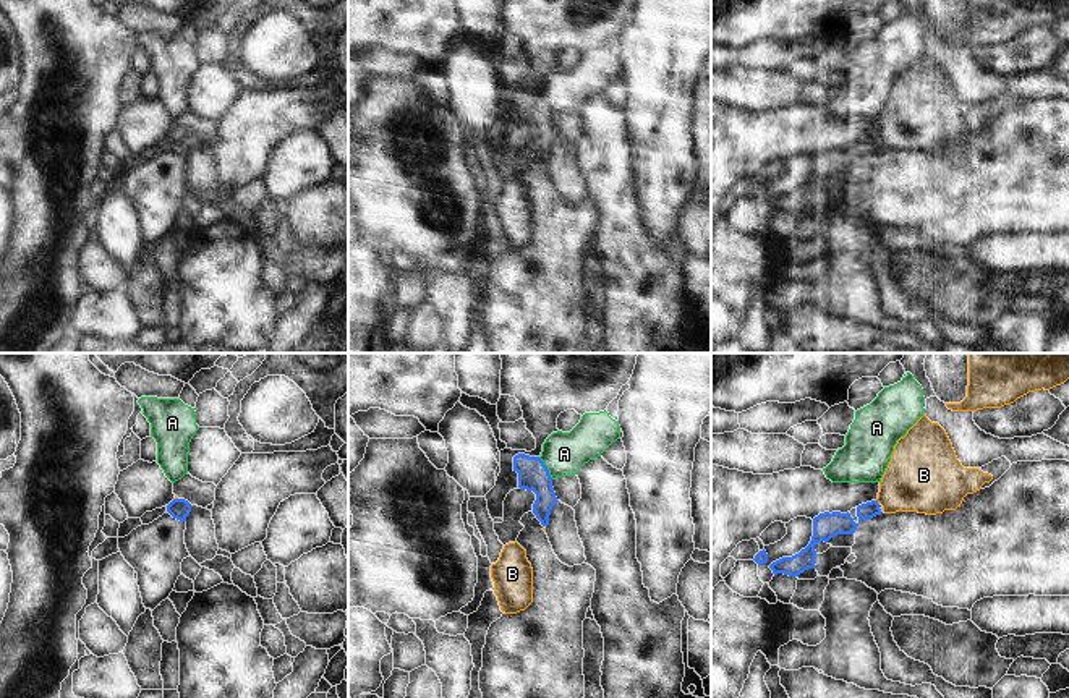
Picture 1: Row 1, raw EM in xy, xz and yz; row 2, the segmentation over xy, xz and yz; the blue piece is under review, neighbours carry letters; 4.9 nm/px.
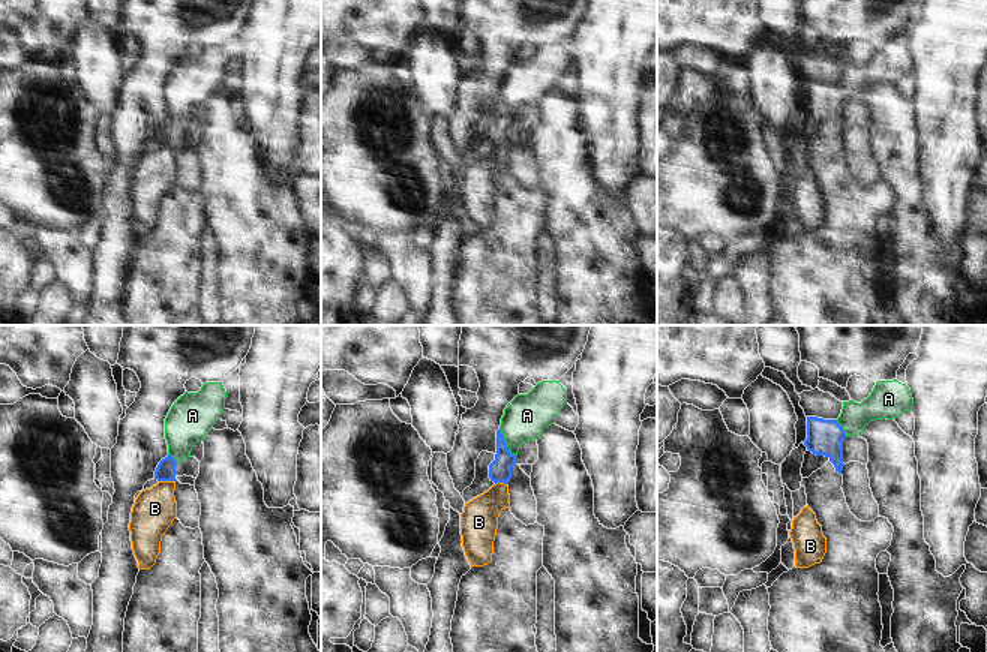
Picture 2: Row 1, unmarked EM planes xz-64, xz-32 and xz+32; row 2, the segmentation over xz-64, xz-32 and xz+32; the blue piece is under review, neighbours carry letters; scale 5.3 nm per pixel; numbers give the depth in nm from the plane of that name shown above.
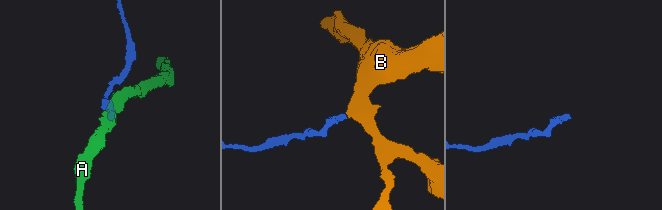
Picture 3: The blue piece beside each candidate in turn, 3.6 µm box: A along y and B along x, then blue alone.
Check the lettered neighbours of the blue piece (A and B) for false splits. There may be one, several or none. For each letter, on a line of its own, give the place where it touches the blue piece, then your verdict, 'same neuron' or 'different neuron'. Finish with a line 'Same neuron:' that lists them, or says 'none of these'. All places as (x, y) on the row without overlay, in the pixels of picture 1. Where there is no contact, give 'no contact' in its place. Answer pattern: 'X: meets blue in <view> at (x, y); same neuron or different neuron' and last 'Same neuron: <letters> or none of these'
A: meets blue in xz at (546, 106); different neuron
B: meets blue in yz at (877, 140); same neuron
Same neuron: B

